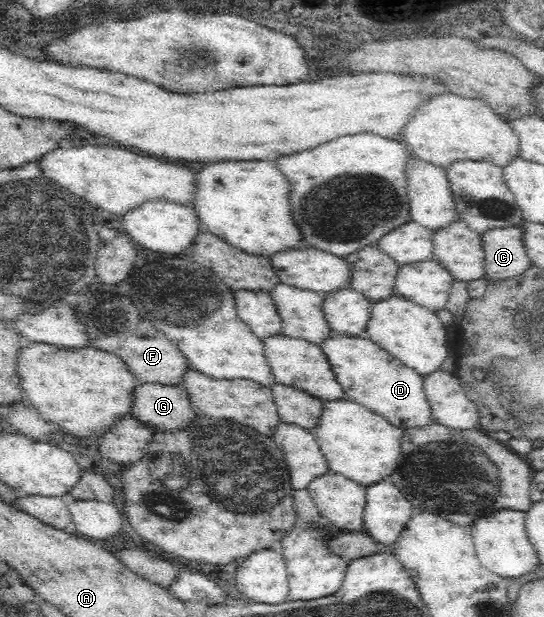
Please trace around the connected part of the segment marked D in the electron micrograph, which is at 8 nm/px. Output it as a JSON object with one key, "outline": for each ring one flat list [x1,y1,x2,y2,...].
{"outline":[[333,332,324,336,318,346,331,373,335,374,335,381,343,388,345,400,368,407,402,430,432,423,431,408,423,391,423,376,384,351,369,337,334,335]]}

